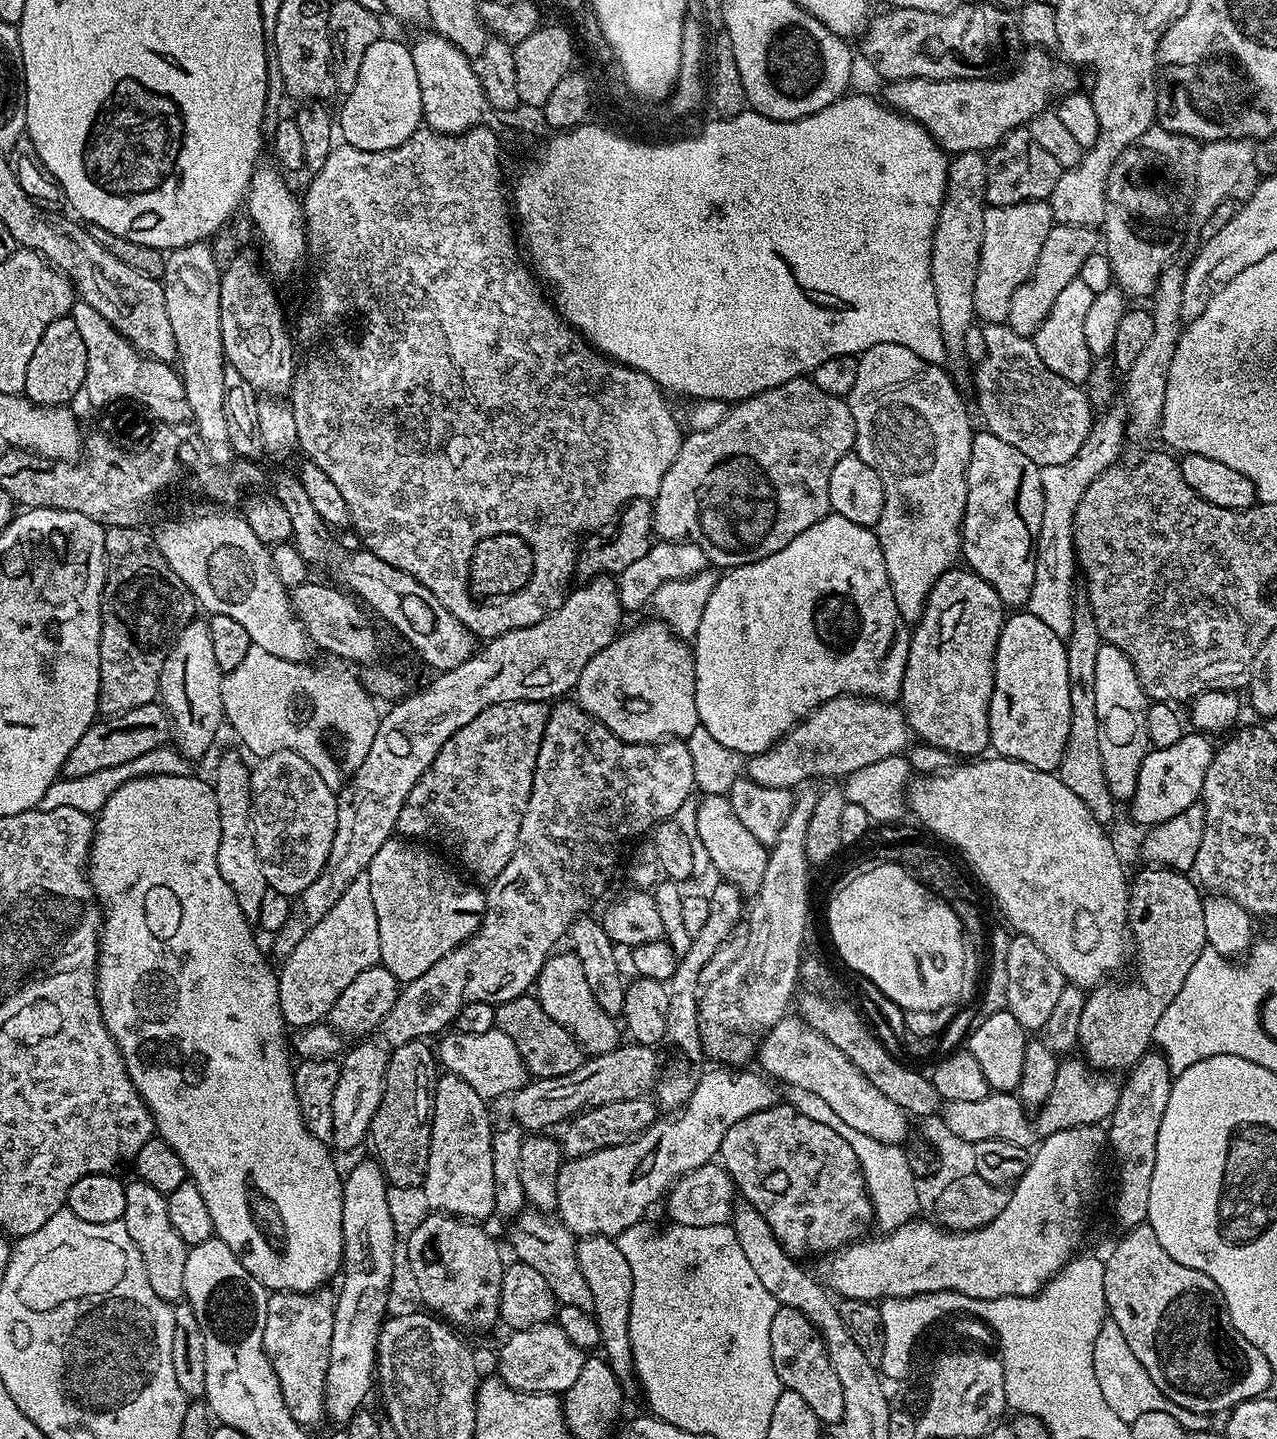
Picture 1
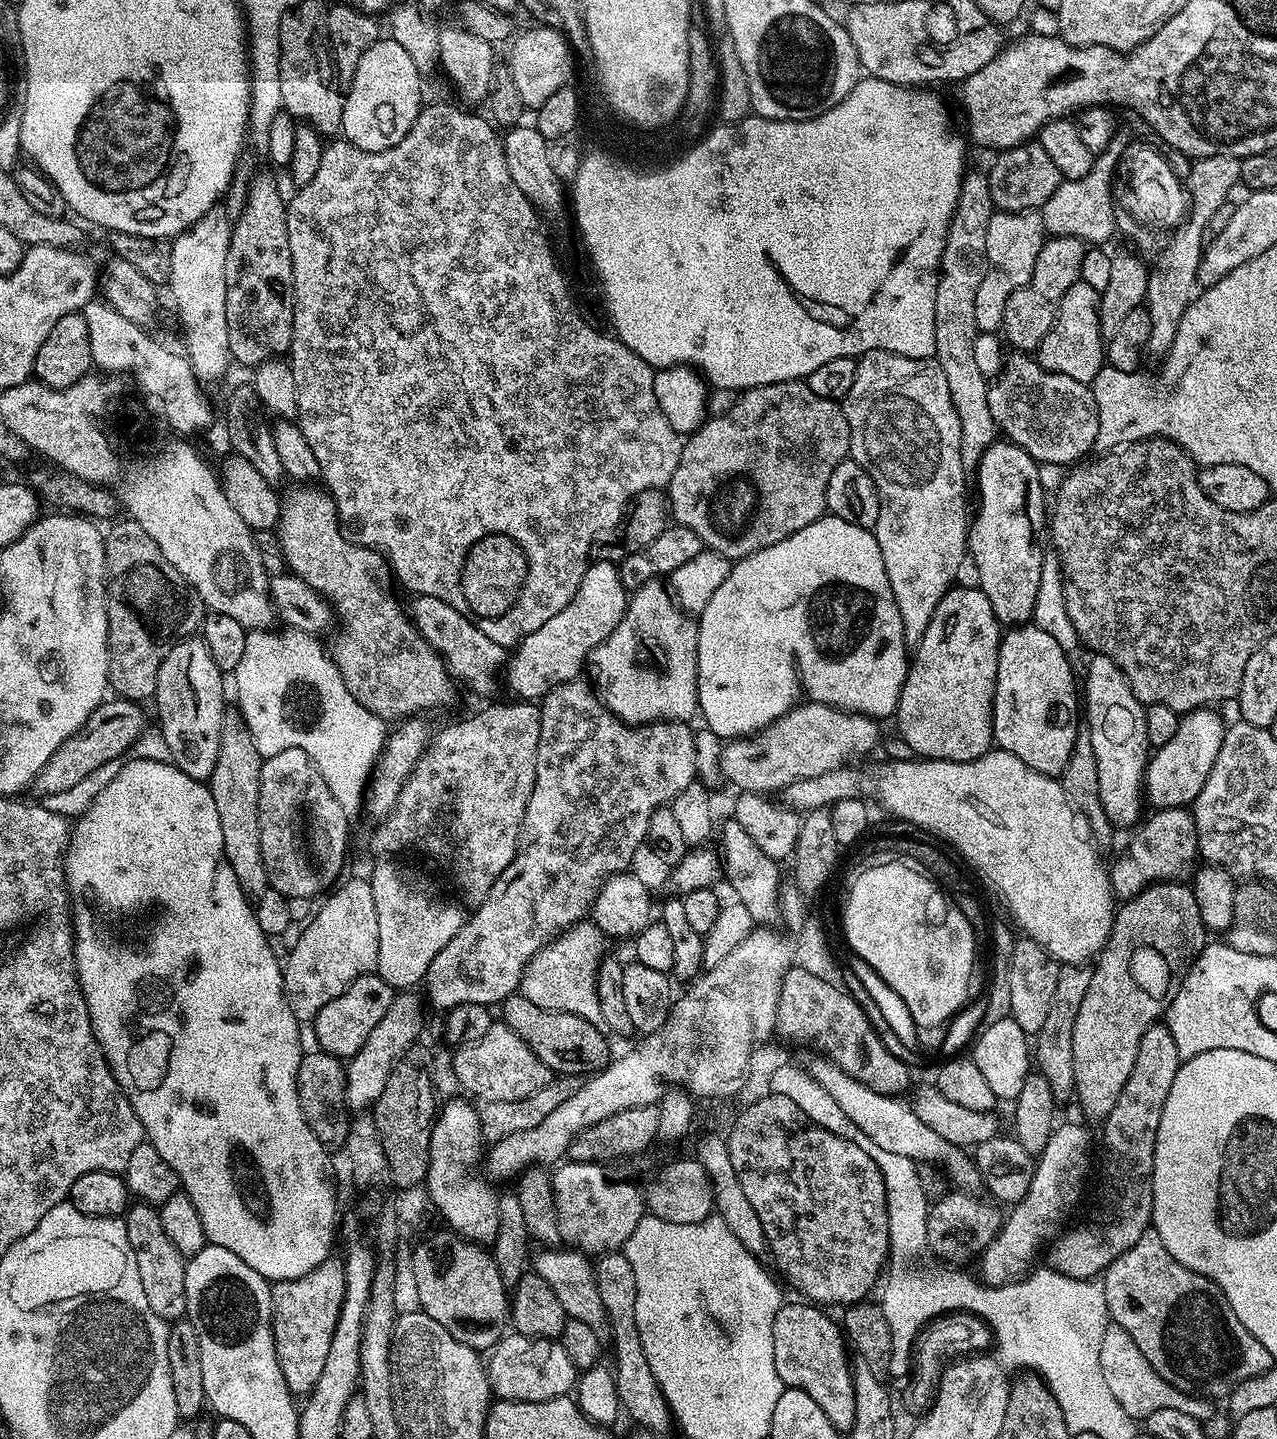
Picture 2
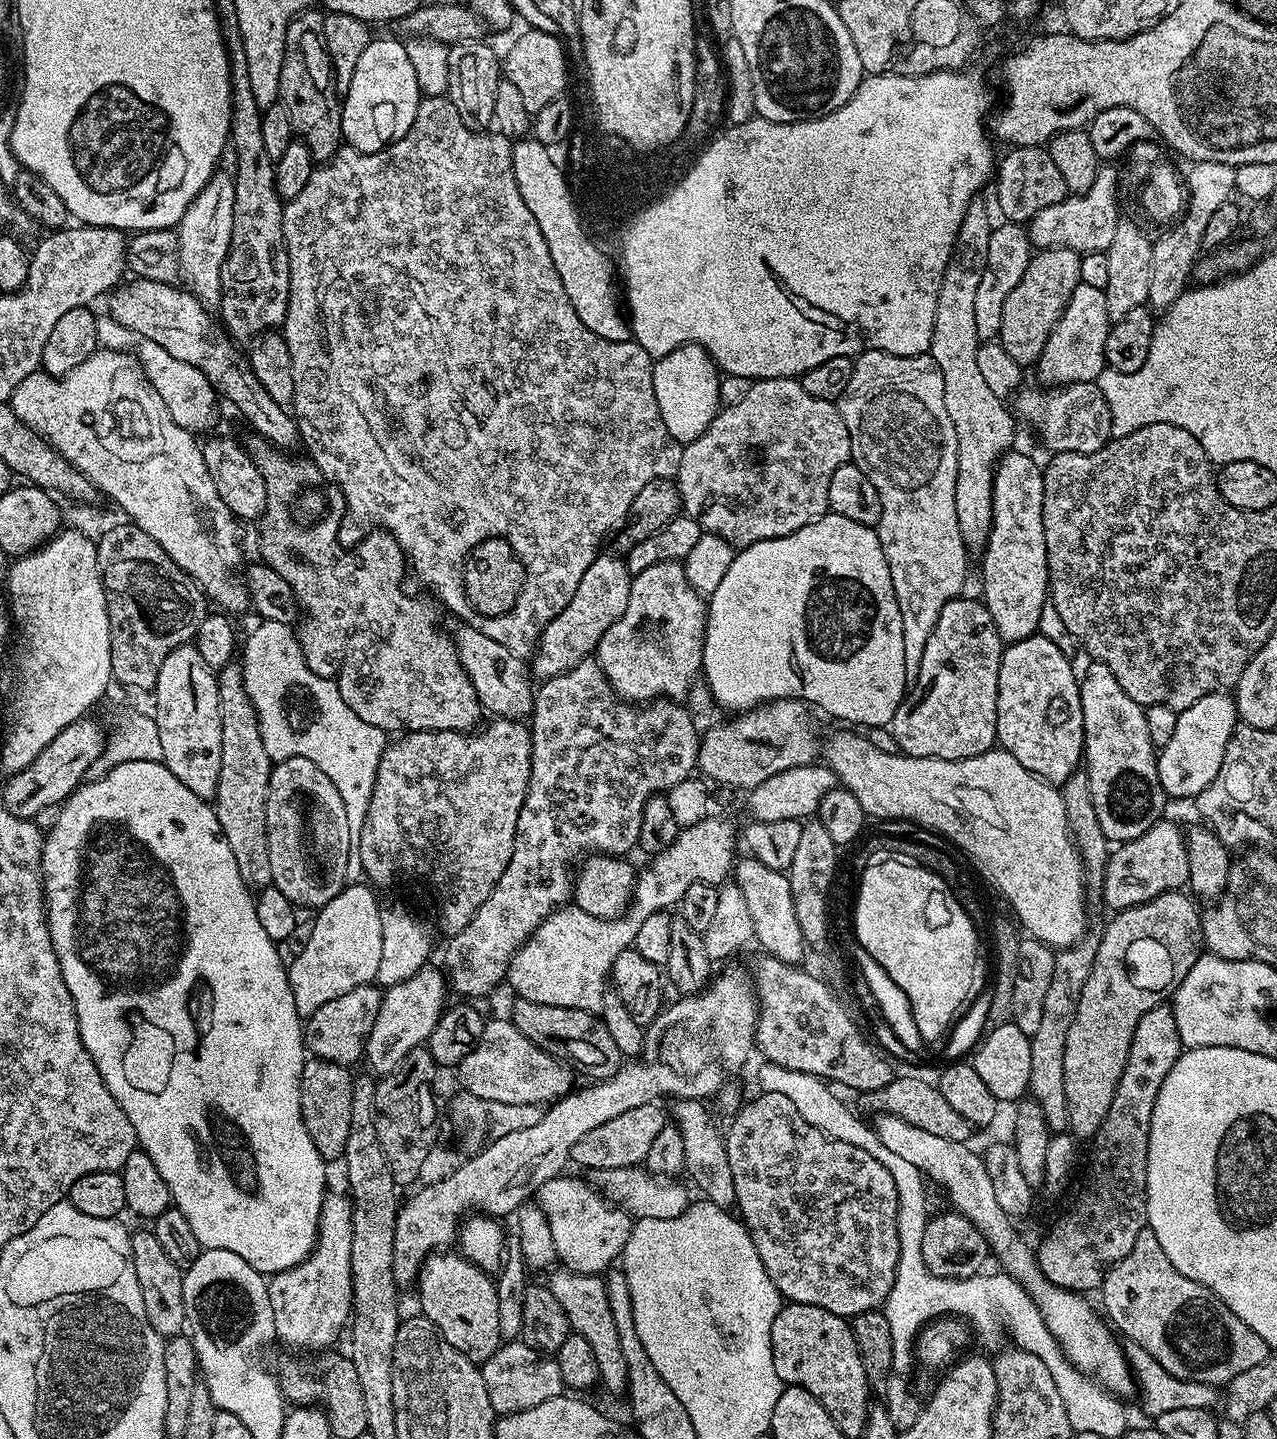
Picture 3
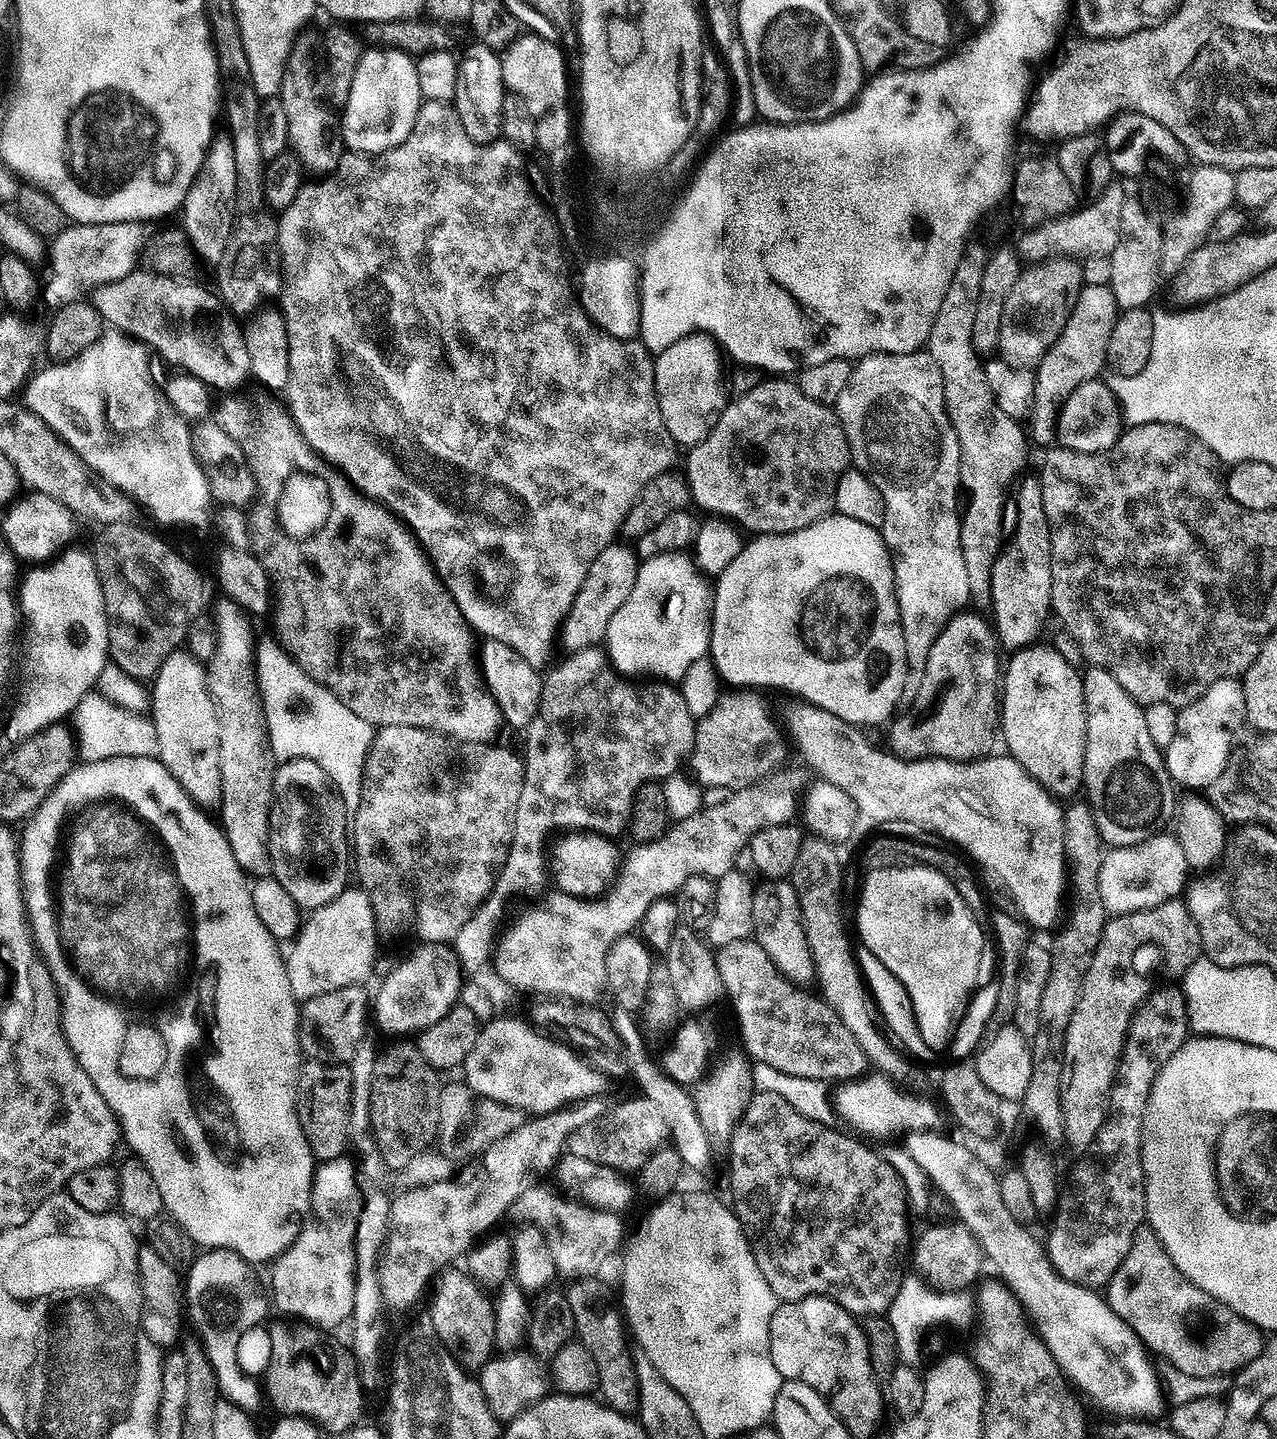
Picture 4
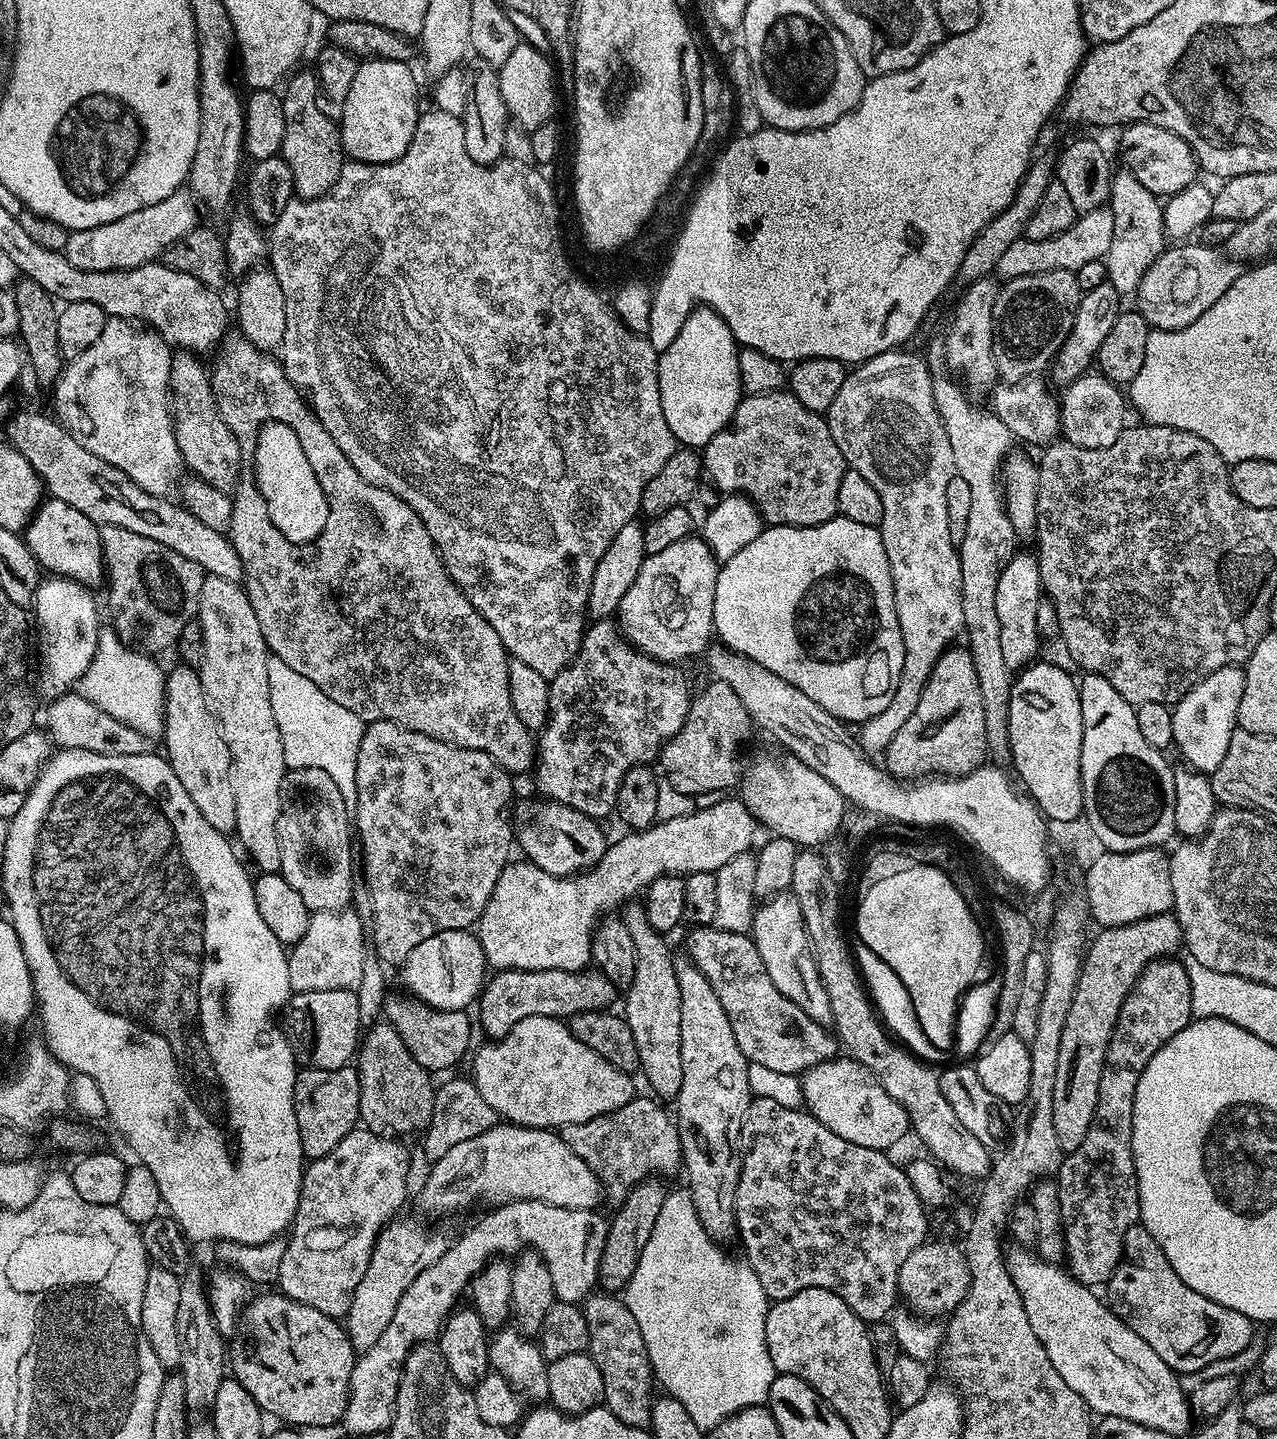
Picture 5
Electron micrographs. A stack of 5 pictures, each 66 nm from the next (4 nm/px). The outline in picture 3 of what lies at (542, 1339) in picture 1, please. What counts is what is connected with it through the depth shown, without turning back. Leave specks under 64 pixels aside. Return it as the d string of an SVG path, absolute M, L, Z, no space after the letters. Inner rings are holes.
M527 1342L501 1343L499 1350L489 1360L484 1361L480 1373L486 1382L486 1394L490 1394L492 1411L497 1414L507 1414L530 1406L538 1406L538 1402L546 1402L565 1391L562 1370L558 1370L558 1362L551 1355L541 1354Z

